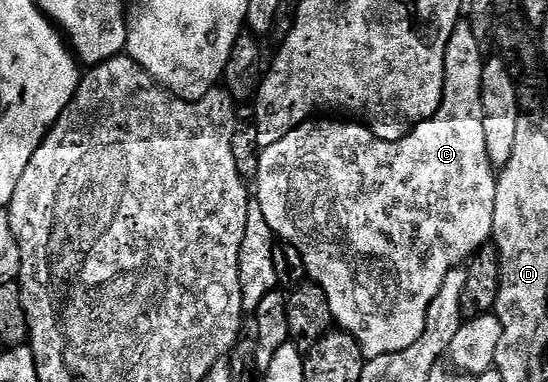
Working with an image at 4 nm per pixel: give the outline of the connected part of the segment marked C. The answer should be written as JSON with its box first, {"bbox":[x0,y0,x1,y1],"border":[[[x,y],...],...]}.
{"bbox":[255,21,497,360],"border":[[[461,21],[451,33],[447,41],[445,54],[445,88],[443,101],[436,115],[413,128],[407,137],[399,141],[383,141],[375,137],[368,127],[357,121],[341,121],[332,123],[332,118],[317,117],[312,121],[300,123],[283,141],[275,141],[275,145],[264,148],[259,161],[259,169],[255,180],[255,203],[259,213],[265,218],[265,224],[278,240],[295,245],[299,253],[303,253],[305,270],[308,278],[317,283],[323,293],[327,293],[327,301],[331,305],[334,324],[340,330],[347,331],[355,337],[361,346],[366,360],[383,357],[391,353],[399,353],[403,349],[411,349],[419,337],[423,337],[423,329],[427,321],[427,309],[431,309],[431,301],[435,301],[435,293],[443,289],[443,281],[447,273],[455,268],[468,264],[480,247],[486,246],[493,237],[493,222],[495,221],[495,189],[497,175],[493,162],[487,153],[487,137],[483,133],[483,105],[481,104],[481,78],[483,77],[482,40],[471,33],[469,24]]]}

